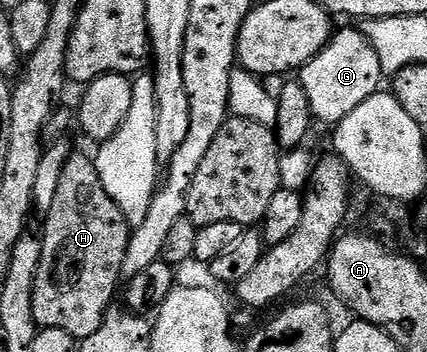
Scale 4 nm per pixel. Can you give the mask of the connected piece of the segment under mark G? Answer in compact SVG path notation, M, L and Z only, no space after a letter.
M353 27L343 29L340 33L338 30L329 44L309 64L303 66L297 79L305 87L305 95L309 95L312 118L316 122L336 123L356 110L365 99L380 92L379 80L384 80L384 77L377 52L369 39L359 27Z

